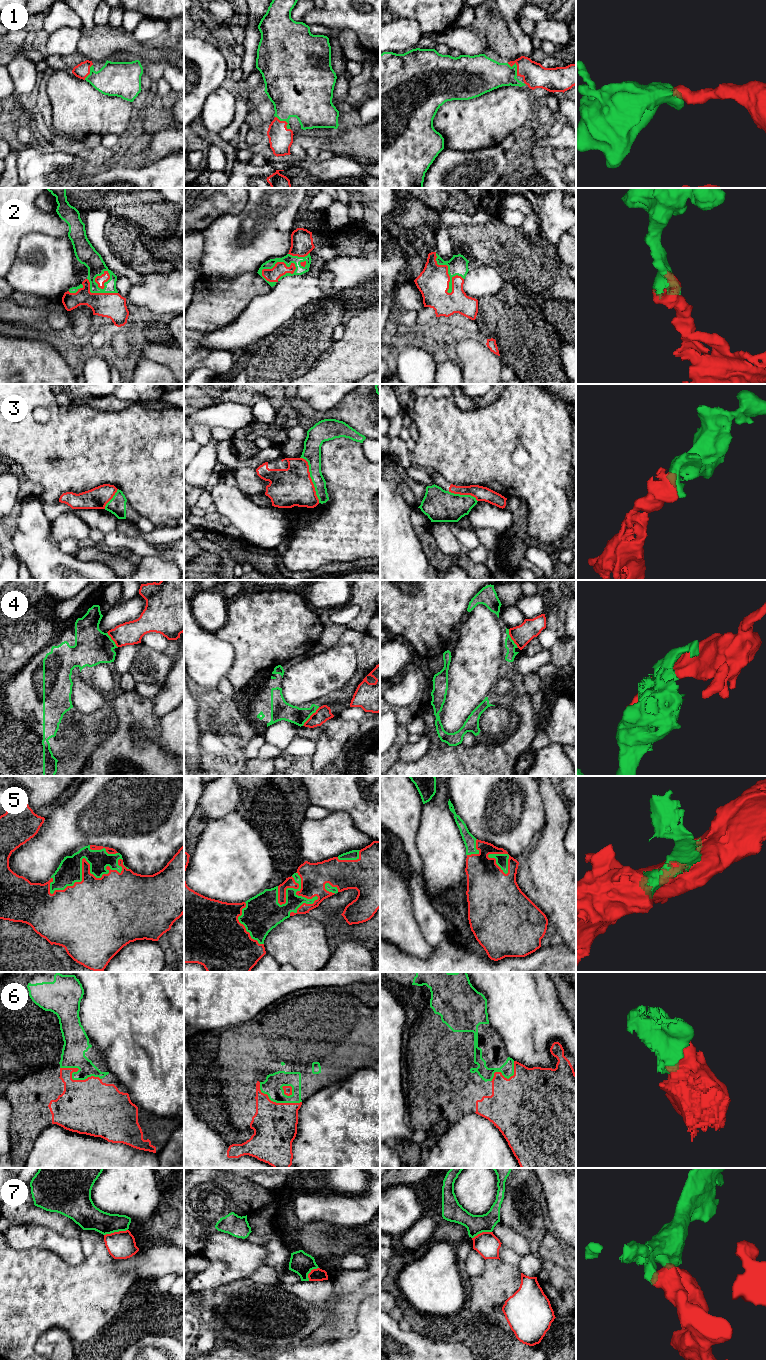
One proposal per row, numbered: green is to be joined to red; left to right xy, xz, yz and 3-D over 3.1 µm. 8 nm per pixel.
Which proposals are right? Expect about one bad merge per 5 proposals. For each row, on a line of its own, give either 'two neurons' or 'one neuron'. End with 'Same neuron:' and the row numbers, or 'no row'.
1: one neuron
2: one neuron
3: two neurons
4: two neurons
5: one neuron
6: one neuron
7: two neurons
Same neuron: 1, 2, 5, 6

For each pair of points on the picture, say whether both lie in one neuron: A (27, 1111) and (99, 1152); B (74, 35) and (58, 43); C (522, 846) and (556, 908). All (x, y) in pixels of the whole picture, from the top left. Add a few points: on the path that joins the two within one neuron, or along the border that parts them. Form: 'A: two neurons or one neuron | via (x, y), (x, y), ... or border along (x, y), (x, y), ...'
A: two neurons | border along (74, 1131), (50, 1124), (34, 1141)
B: one neuron | via (70, 37), (62, 42)
C: two neurons | border along (539, 834), (531, 849), (519, 862)

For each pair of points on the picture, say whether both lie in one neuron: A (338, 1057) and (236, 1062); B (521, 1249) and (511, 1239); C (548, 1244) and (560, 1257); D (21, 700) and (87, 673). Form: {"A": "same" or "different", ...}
{"A": "same", "B": "same", "C": "same", "D": "same"}

